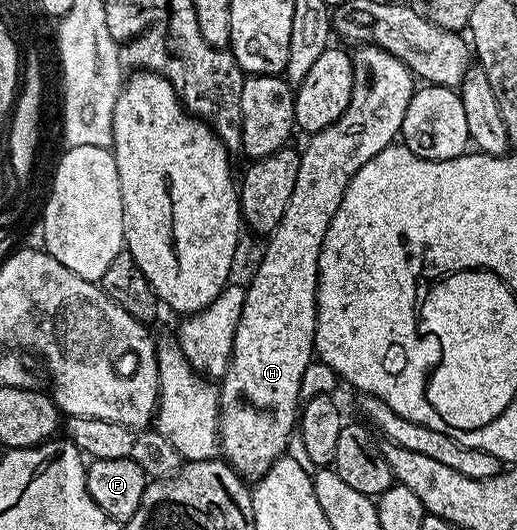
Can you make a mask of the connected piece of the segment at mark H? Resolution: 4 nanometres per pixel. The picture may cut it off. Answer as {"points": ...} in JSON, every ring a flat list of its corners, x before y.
{"points":[[364,45,355,48,352,56,354,59,352,99,348,99,348,107,344,107,344,115,340,115,340,119,336,119,328,127,320,130,319,133,313,134,307,140,310,142,307,143,306,149,303,148,301,150,300,171,296,171,296,187,292,187,292,199,288,199,288,208,284,210,284,219,280,219,280,223,275,227,274,232,269,234,267,241,270,242,267,243,266,250,262,253,262,262,259,263,258,270,254,273,254,278,245,286,246,298,244,299,244,309,236,326,230,365,225,375,220,378,220,392,218,394,218,440,220,442,220,453,228,464,246,479,263,477,274,466,275,461,287,452,290,438,295,436,300,416,300,402,303,400,302,377,305,375,305,369,309,367,316,353,314,332,318,326,318,260,320,259,320,251,324,243,324,235,328,231,332,215,336,215,336,207,340,207,340,199,344,199,344,191,348,187,352,175,356,175,356,171,360,171,360,167,364,167,364,163,368,163,368,159,380,155,380,151,384,151,390,145,395,144,396,138,402,132,402,124,404,123,404,115,408,111,408,103,414,98,416,92,416,78,414,74,410,72,410,68,404,62,396,59,396,55,392,55,375,45]]}

